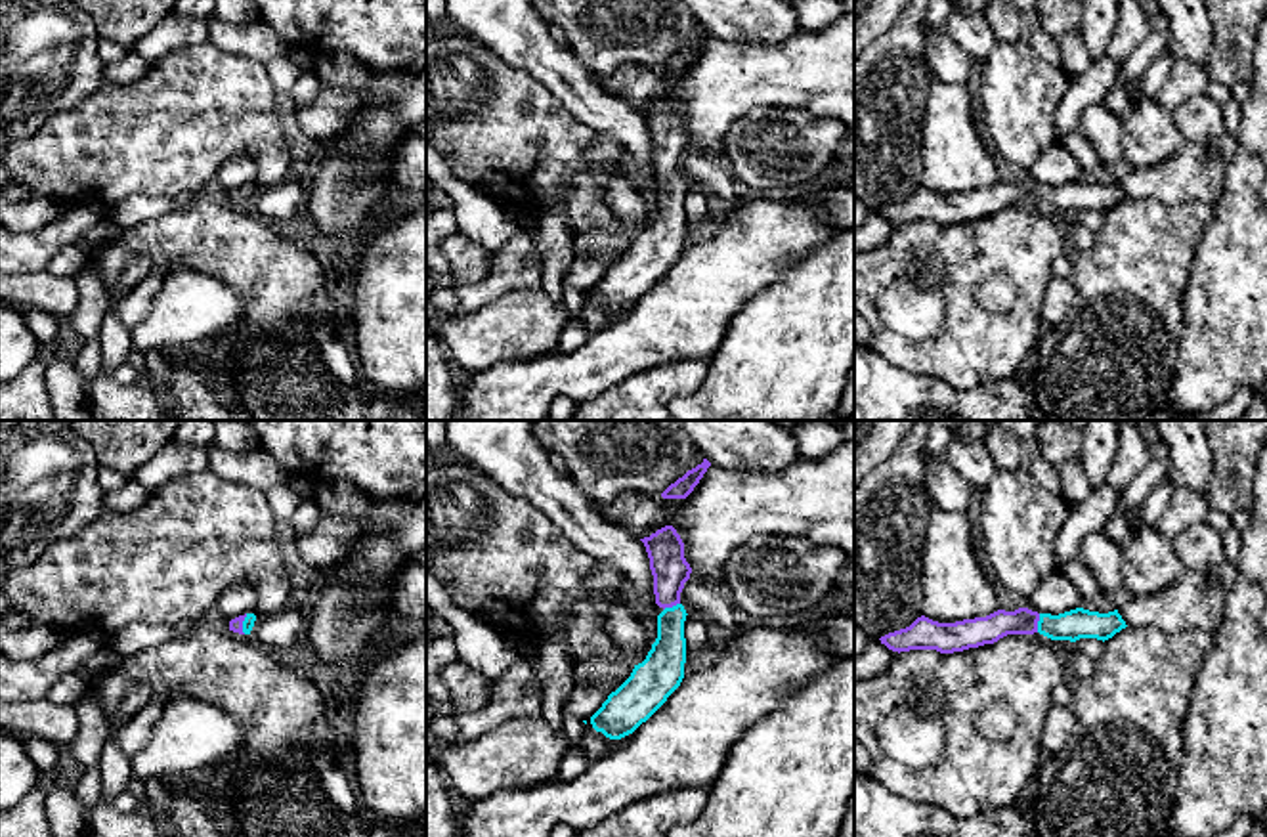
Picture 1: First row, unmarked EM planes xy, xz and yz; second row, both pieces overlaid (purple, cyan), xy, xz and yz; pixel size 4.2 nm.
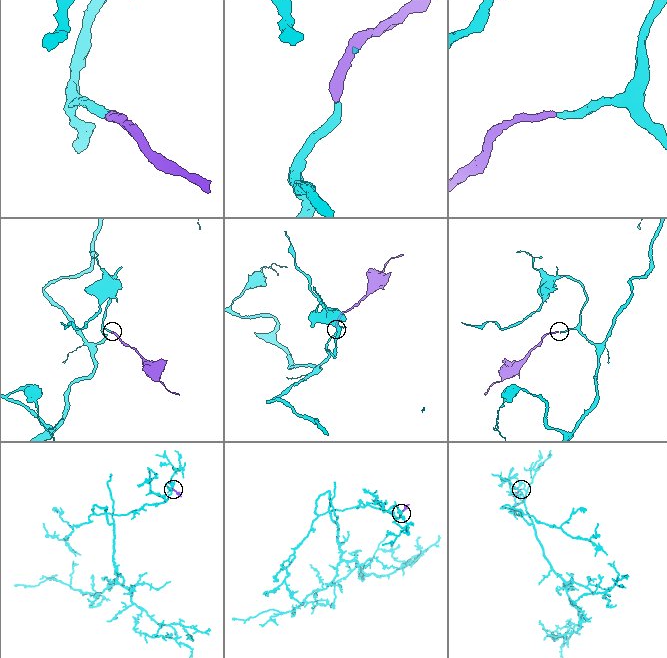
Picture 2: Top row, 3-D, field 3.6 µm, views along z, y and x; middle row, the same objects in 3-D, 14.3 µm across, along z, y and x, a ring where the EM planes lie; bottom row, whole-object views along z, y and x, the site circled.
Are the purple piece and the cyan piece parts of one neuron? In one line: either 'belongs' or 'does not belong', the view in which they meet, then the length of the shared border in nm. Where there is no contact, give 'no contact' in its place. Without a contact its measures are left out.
belongs; contact in yz; length 80 nm

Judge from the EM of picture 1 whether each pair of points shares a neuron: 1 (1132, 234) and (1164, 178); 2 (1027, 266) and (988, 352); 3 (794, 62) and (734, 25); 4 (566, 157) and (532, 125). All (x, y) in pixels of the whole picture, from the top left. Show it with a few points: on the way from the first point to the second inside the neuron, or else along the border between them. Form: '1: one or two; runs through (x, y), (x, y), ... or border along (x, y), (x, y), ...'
1: two; border along (1128, 197), (1157, 197), (1166, 203), (1197, 201)
2: one; runs through (1027, 287), (1025, 316), (1009, 331)
3: two; border along (801, 29), (774, 42), (732, 42), (719, 39)
4: one; runs through (558, 150), (539, 132)

